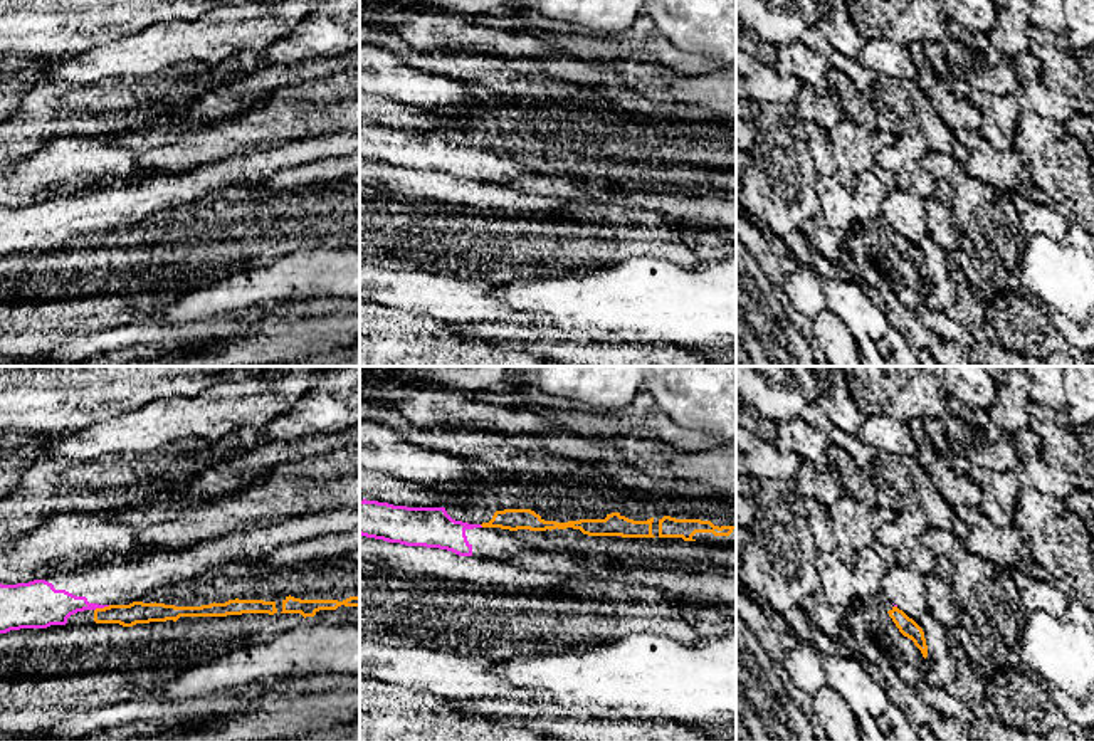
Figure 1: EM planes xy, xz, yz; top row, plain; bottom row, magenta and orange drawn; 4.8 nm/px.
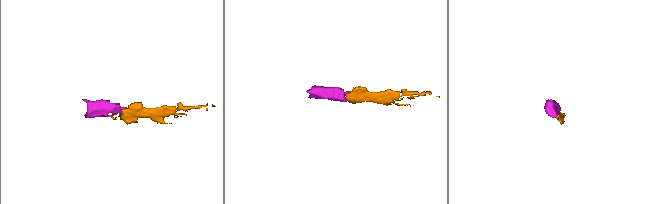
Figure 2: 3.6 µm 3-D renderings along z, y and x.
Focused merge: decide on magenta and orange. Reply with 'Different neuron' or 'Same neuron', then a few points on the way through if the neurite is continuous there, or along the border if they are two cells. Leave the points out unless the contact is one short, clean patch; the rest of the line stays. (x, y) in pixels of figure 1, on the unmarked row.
Different neuron. Boundary: xy (110, 229), (94, 234)

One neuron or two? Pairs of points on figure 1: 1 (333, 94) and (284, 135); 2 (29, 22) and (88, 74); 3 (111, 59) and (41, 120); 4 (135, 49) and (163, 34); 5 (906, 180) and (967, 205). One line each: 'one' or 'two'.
1: one
2: two
3: two
4: one
5: two

